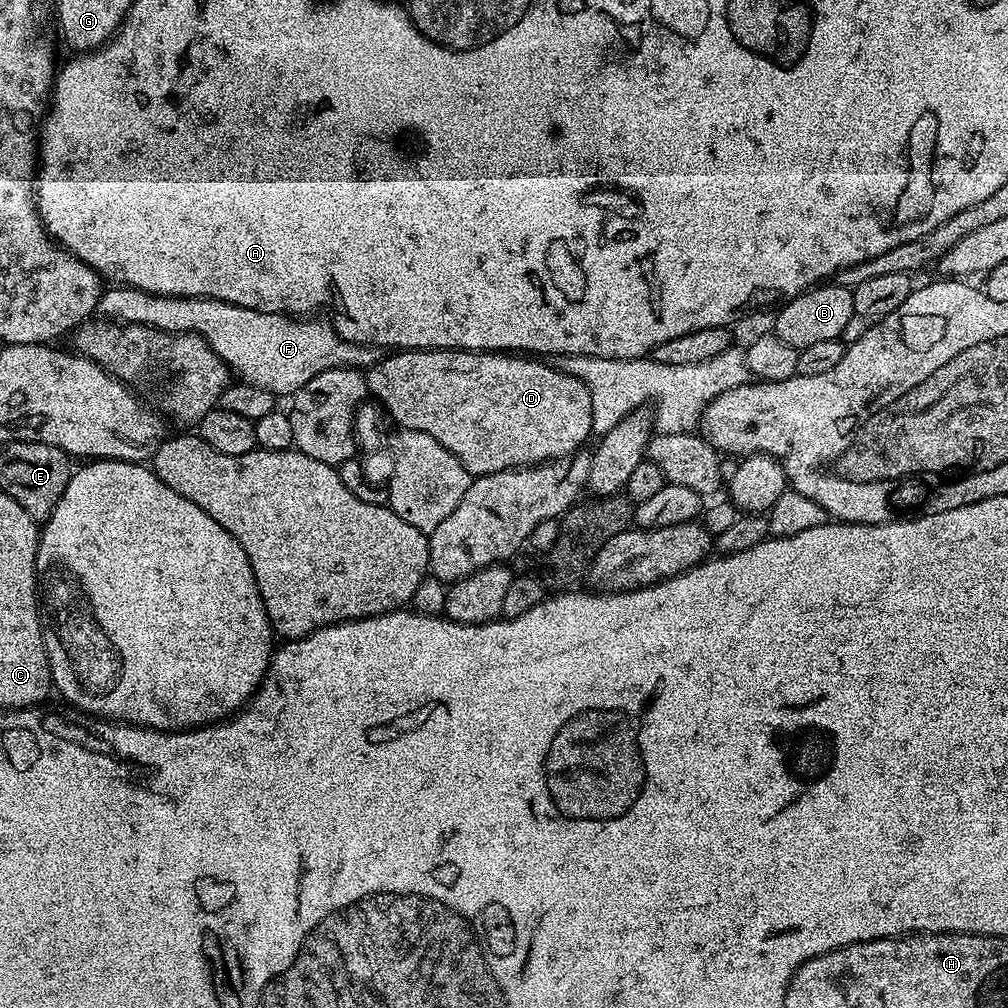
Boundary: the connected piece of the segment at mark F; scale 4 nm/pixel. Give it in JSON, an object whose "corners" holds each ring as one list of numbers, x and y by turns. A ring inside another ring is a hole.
{"corners":[[112,286,109,290,101,291,98,312,105,321,121,324,144,324,147,328,156,328,159,332,193,332,198,334,222,358,233,373,236,372,245,384,262,386,262,390,270,390,278,398,295,396,310,378,335,368,358,368,367,370,381,359,381,349,367,344,355,344,336,333,331,323,316,318,293,318,282,312,260,312,242,306,234,306,221,300,207,300,205,296,154,296,151,292,143,292,127,286]]}

